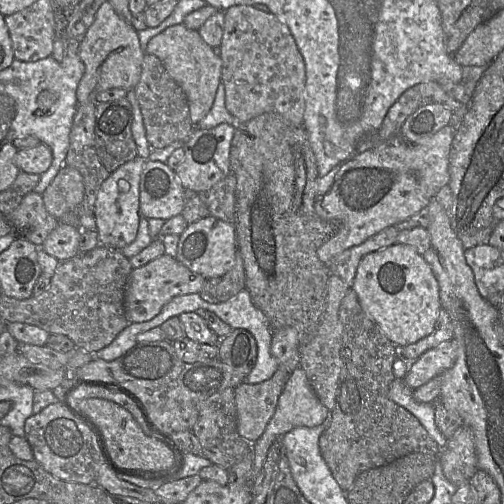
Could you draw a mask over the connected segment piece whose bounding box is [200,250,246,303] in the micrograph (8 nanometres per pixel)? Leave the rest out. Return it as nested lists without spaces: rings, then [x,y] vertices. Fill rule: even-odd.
[[[237,250],[233,268],[223,276],[206,279],[200,296],[208,303],[221,303],[232,298],[245,287],[244,262]]]

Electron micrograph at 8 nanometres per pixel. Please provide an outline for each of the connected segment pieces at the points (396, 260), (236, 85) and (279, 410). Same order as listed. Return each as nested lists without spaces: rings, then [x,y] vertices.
[[[395,243],[363,257],[352,289],[364,312],[396,347],[430,335],[442,308],[438,281],[430,266],[415,248],[404,244]]]
[[[231,6],[224,11],[223,37],[217,50],[222,61],[226,108],[239,122],[274,112],[303,126],[305,65],[286,24],[255,6]]]
[[[300,367],[291,372],[280,394],[275,413],[267,424],[265,431],[255,442],[250,442],[252,444],[253,456],[253,485],[256,476],[263,469],[263,464],[269,448],[276,441],[294,428],[319,426],[328,415],[328,409],[316,396],[303,369]]]

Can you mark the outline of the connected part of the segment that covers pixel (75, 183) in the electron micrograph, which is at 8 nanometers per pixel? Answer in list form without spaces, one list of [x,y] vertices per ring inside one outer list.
[[[63,166],[42,193],[46,210],[57,220],[75,209],[84,198],[83,177],[78,170]]]

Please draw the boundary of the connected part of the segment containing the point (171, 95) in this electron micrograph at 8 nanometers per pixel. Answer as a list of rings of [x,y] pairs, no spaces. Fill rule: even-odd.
[[[146,53],[138,84],[133,89],[143,116],[146,137],[153,148],[159,150],[176,141],[186,142],[194,131],[190,119],[188,100],[181,86],[168,74],[161,60]]]

